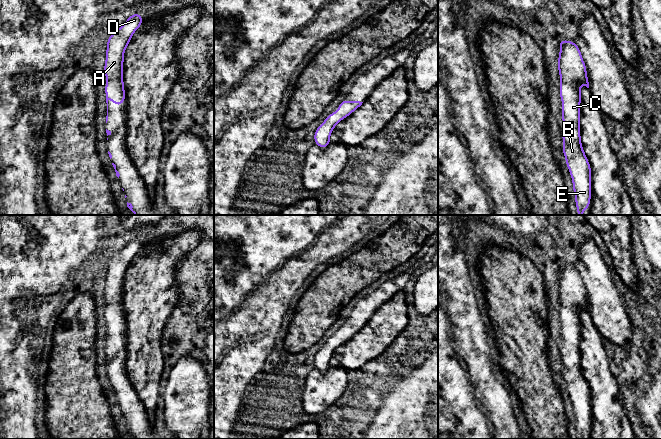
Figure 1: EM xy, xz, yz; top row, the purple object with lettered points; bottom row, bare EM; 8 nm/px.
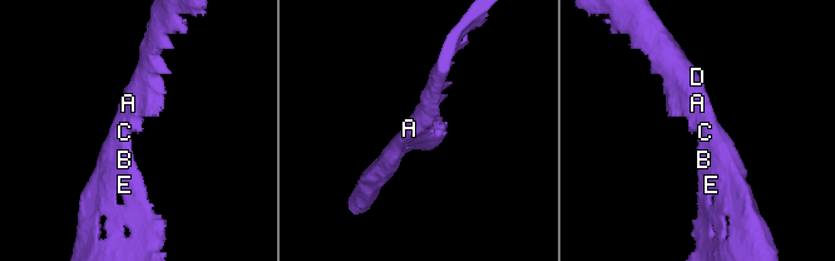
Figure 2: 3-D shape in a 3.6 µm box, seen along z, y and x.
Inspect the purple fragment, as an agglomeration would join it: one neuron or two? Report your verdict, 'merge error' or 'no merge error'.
no merge error

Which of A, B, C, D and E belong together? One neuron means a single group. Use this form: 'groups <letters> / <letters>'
groups A B C D E

